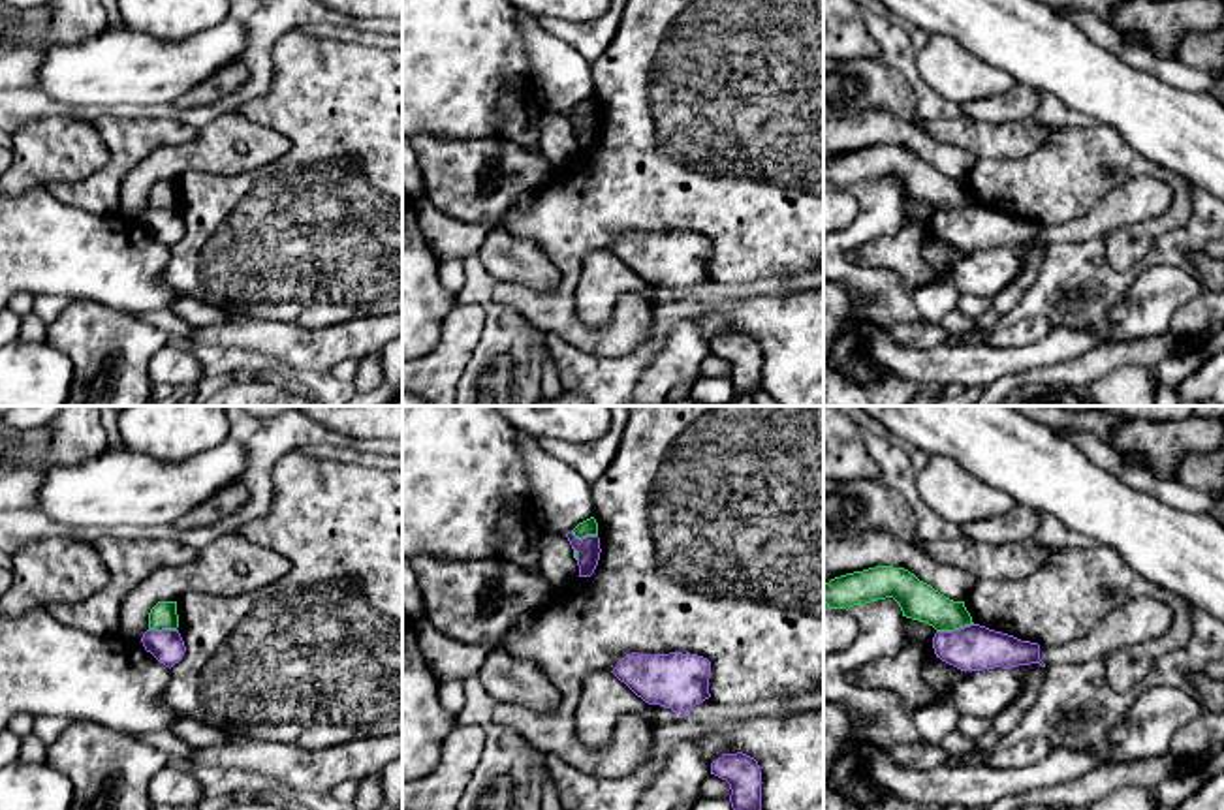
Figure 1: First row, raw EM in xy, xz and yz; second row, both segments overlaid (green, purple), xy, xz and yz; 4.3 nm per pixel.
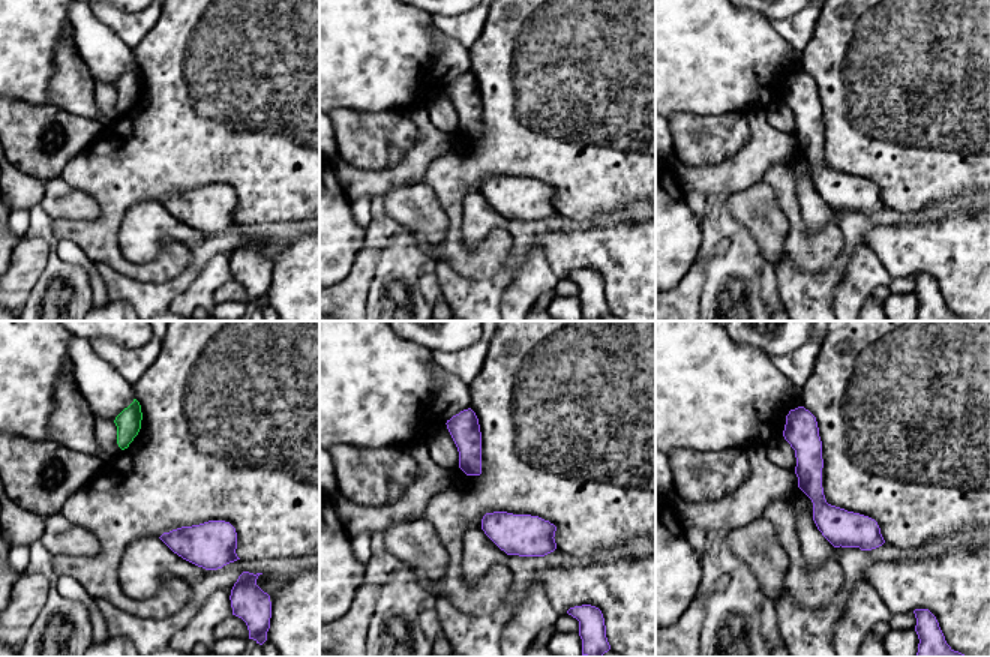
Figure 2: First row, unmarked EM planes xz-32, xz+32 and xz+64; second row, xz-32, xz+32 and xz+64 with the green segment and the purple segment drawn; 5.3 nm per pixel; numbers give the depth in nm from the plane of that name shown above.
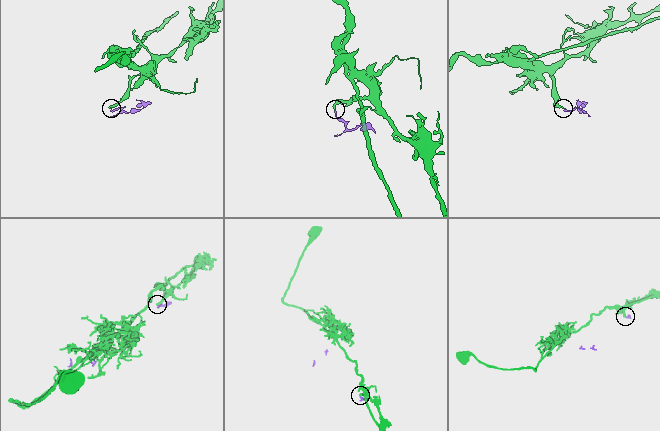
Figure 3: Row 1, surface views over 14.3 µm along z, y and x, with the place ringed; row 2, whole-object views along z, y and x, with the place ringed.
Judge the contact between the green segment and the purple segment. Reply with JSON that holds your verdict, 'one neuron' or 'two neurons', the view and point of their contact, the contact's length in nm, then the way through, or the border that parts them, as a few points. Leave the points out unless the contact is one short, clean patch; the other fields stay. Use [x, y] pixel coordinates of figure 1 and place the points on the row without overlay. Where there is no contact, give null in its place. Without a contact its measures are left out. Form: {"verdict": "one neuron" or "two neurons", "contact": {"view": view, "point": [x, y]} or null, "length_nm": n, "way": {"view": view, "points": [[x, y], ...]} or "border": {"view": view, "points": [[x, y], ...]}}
{"verdict": "two neurons", "contact": {"view": "yz", "point": [954, 207]}, "length_nm": 170, "border": {"view": "yz", "points": [[972, 202], [937, 211]]}}

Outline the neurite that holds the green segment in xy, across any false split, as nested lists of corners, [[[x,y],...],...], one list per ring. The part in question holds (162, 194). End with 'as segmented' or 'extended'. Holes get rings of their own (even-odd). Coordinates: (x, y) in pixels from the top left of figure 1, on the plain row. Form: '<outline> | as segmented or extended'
[[[158,180],[149,192],[149,209],[177,209],[177,180]]] | as segmented

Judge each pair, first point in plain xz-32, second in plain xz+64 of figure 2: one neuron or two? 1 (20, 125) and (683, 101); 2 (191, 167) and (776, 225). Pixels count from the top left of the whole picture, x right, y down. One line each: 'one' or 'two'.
1: two
2: two

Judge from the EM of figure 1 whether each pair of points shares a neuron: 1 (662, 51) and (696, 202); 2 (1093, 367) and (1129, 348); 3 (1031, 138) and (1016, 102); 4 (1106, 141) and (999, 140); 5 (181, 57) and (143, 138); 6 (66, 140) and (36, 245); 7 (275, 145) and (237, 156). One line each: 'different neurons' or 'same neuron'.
1: same neuron
2: same neuron
3: different neurons
4: different neurons
5: different neurons
6: different neurons
7: same neuron

